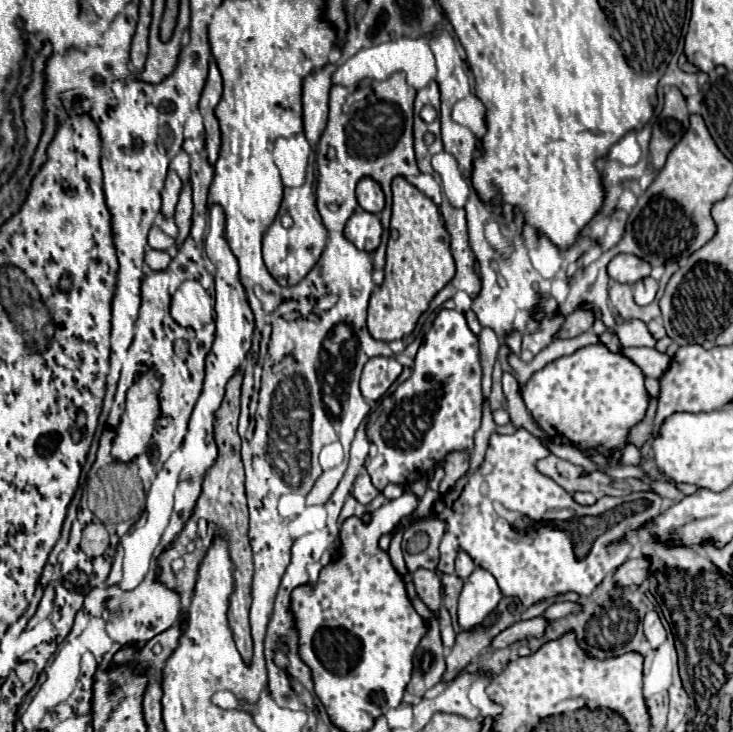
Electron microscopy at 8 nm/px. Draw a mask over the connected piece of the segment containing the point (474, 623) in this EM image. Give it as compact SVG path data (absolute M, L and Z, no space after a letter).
M476 569L466 581L458 599L458 623L462 631L472 631L494 613L502 599L496 579L486 569Z

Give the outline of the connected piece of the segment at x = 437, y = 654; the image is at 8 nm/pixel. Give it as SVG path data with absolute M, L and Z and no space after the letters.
M414 598L416 611L430 621L428 633L422 637L420 645L416 647L414 653L414 669L412 669L412 681L408 683L408 693L416 697L424 697L428 689L440 683L440 677L446 669L444 665L444 651L442 651L442 639L440 639L440 629L434 613L420 601Z

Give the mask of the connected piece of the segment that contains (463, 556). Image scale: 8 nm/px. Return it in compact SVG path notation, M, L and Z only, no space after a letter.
M458 553L458 557L456 557L456 575L460 577L460 579L466 579L472 571L476 569L476 565L474 565L474 561L470 559L470 555L468 553Z

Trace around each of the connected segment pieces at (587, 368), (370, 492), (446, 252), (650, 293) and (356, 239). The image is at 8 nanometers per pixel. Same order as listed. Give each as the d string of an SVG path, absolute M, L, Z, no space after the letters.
M602 343L584 347L576 351L574 355L560 357L552 363L548 363L544 369L536 371L522 387L522 399L526 403L526 409L534 417L534 421L554 437L554 429L558 433L558 439L568 445L578 447L596 447L602 453L608 449L616 449L614 457L610 459L612 465L620 459L620 451L626 445L628 429L634 427L644 419L646 407L648 407L648 393L644 389L644 373L640 367L636 367L630 359L626 359L622 353L610 353Z
M360 471L360 475L354 481L354 489L352 489L352 495L356 497L356 501L360 501L362 505L368 505L378 493L380 491L372 485L370 475L366 471Z
M396 177L392 181L392 223L390 223L390 241L388 241L388 251L386 251L386 277L384 283L372 293L370 297L370 307L368 307L368 331L374 339L380 341L394 341L394 339L404 339L416 329L416 323L420 315L428 309L430 301L434 295L446 287L446 283L454 275L454 259L448 247L448 233L442 225L442 215L438 207L434 205L432 199L422 195L414 185L410 185L404 177Z
M648 277L648 281L638 281L634 285L634 301L636 301L636 305L640 305L640 307L650 305L654 301L654 297L656 297L656 291L658 291L658 283L652 277Z
M358 209L346 223L344 235L362 251L372 253L380 245L382 237L382 223L380 217L374 213L368 213L364 209Z

